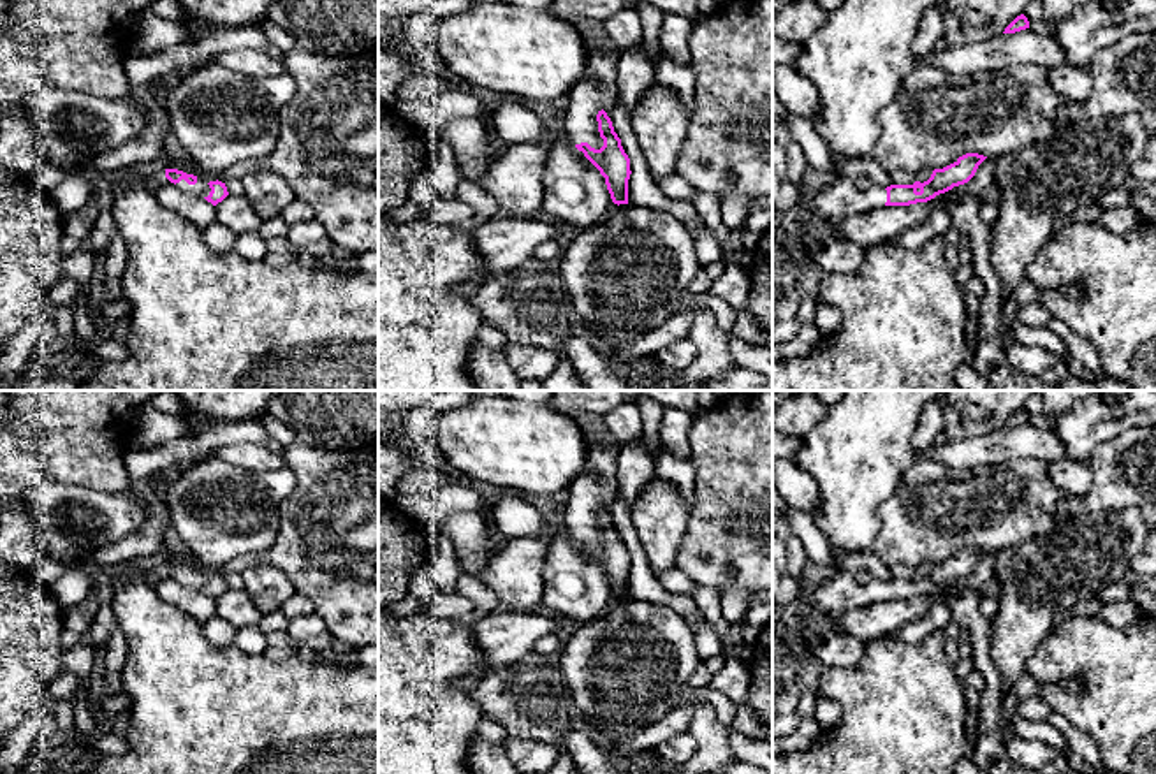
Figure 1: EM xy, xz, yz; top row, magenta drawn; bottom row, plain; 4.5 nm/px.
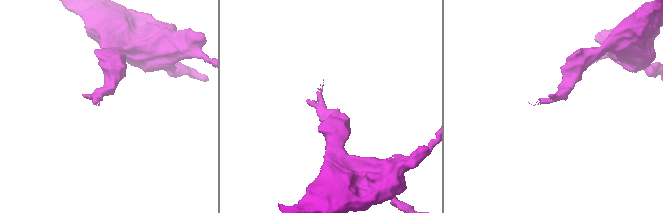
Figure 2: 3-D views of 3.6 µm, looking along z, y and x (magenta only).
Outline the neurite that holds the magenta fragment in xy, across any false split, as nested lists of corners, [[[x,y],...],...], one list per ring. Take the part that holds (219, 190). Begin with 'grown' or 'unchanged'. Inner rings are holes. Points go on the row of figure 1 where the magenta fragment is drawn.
grown; [[[165,169],[165,178],[178,188],[204,197],[213,206],[216,206],[229,195],[225,183],[218,179],[204,183],[201,178],[178,169]]]

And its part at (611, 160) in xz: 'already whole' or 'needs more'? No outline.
needs more

